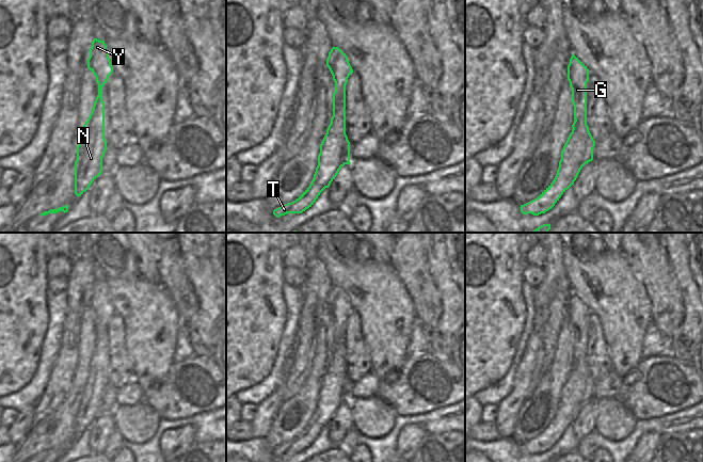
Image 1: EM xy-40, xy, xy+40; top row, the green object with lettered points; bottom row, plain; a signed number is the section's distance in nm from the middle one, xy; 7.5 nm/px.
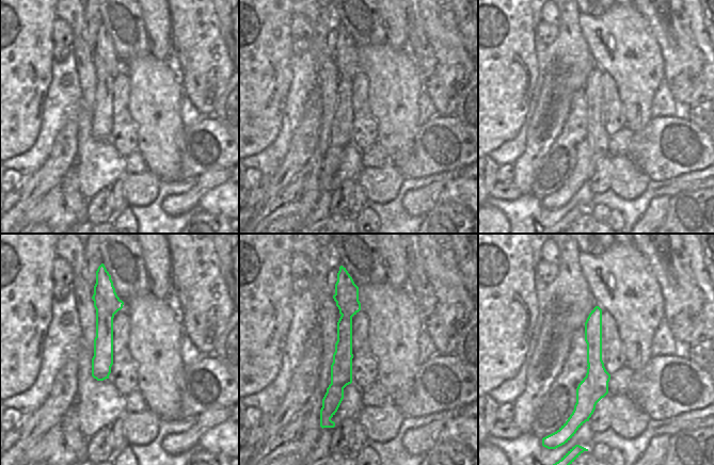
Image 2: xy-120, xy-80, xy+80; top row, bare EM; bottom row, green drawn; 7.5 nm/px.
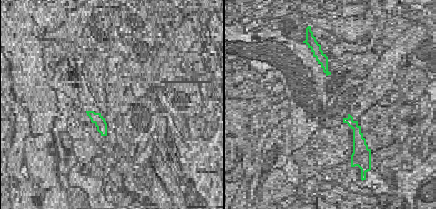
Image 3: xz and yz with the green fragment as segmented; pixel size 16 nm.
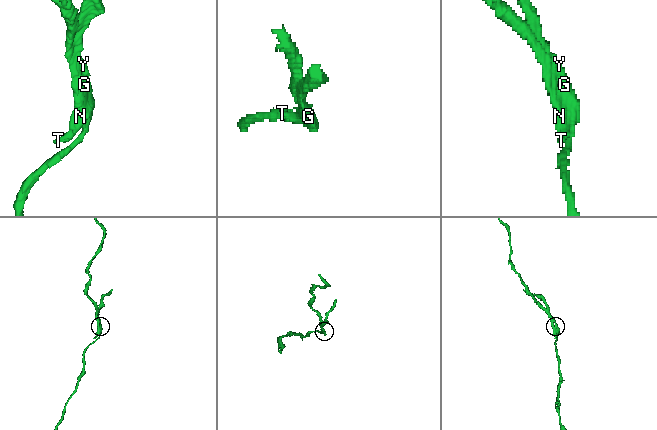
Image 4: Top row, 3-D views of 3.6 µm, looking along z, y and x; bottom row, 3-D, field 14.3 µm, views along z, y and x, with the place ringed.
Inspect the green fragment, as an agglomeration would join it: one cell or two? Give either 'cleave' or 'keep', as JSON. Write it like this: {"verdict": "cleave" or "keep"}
{"verdict": "cleave"}

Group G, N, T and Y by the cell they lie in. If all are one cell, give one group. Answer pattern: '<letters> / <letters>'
G Y / N T

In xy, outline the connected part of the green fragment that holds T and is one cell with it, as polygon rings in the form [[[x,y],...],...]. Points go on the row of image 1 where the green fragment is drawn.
[[[333,107],[333,116],[320,144],[318,165],[309,187],[295,201],[274,209],[276,218],[287,213],[302,213],[330,187],[346,164],[346,136],[346,111],[342,107]]]

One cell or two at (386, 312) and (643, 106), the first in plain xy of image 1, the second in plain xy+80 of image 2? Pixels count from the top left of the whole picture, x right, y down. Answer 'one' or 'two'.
one

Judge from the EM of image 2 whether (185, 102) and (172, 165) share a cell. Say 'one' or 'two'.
two

